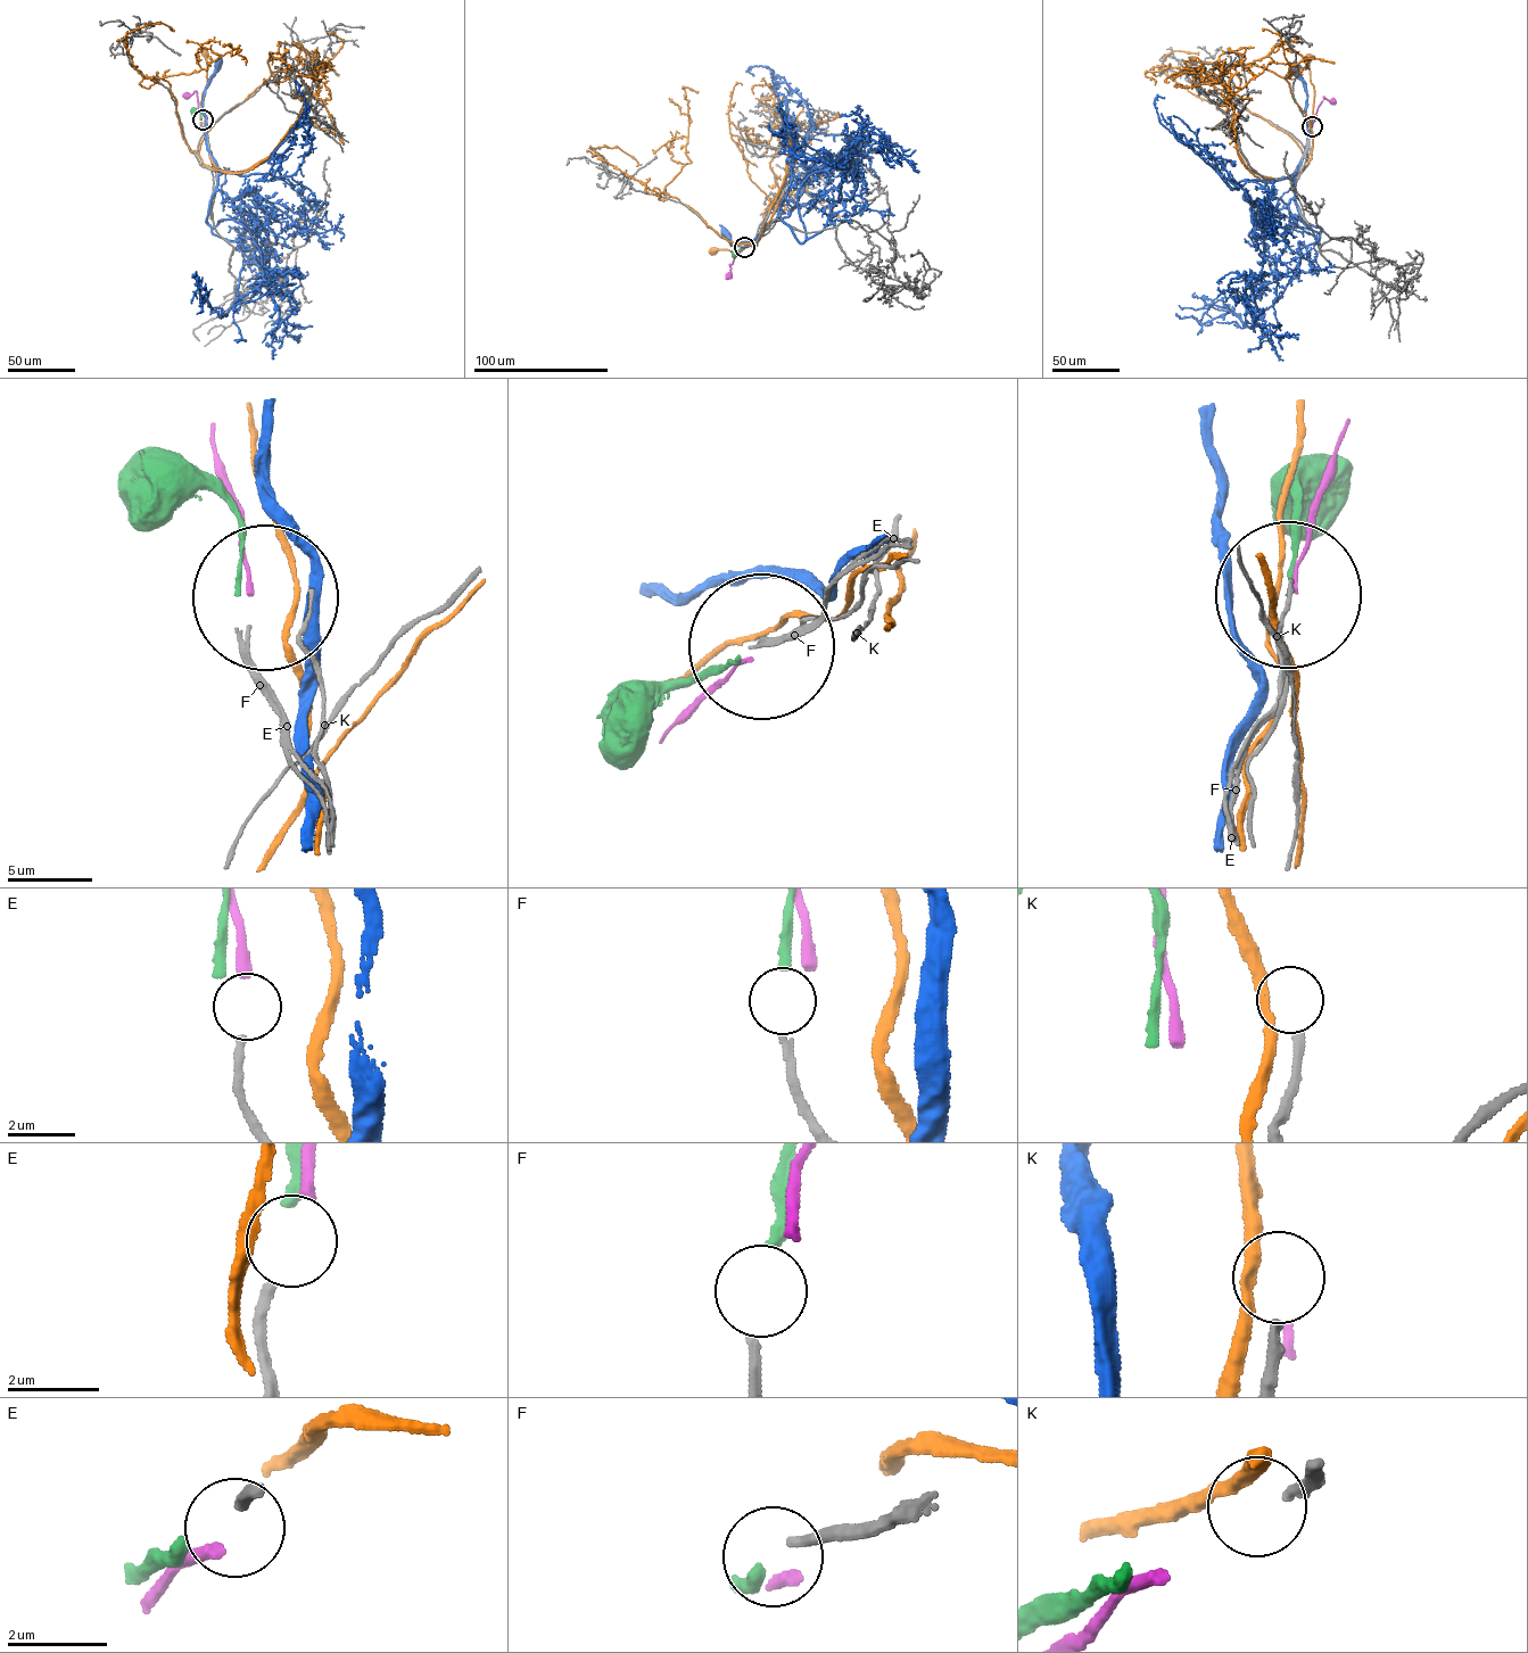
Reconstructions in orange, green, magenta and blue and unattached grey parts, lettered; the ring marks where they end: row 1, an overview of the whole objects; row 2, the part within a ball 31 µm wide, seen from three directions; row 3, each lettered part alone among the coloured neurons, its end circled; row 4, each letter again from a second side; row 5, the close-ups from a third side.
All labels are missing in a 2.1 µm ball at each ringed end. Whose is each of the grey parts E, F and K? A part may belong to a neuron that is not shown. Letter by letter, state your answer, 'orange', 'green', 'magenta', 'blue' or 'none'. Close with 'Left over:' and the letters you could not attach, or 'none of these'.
E: magenta
F: green
K: none
Left over: K

